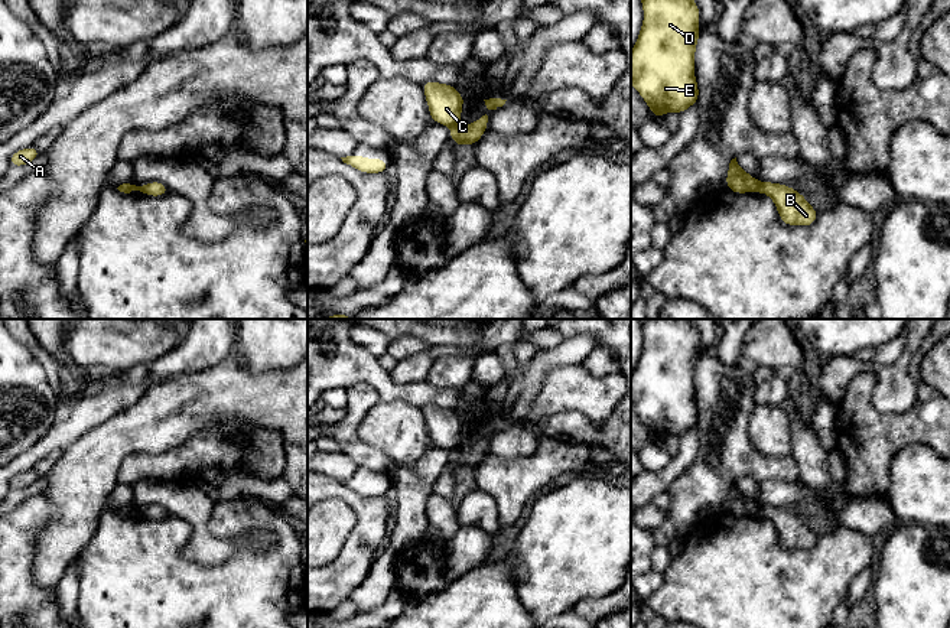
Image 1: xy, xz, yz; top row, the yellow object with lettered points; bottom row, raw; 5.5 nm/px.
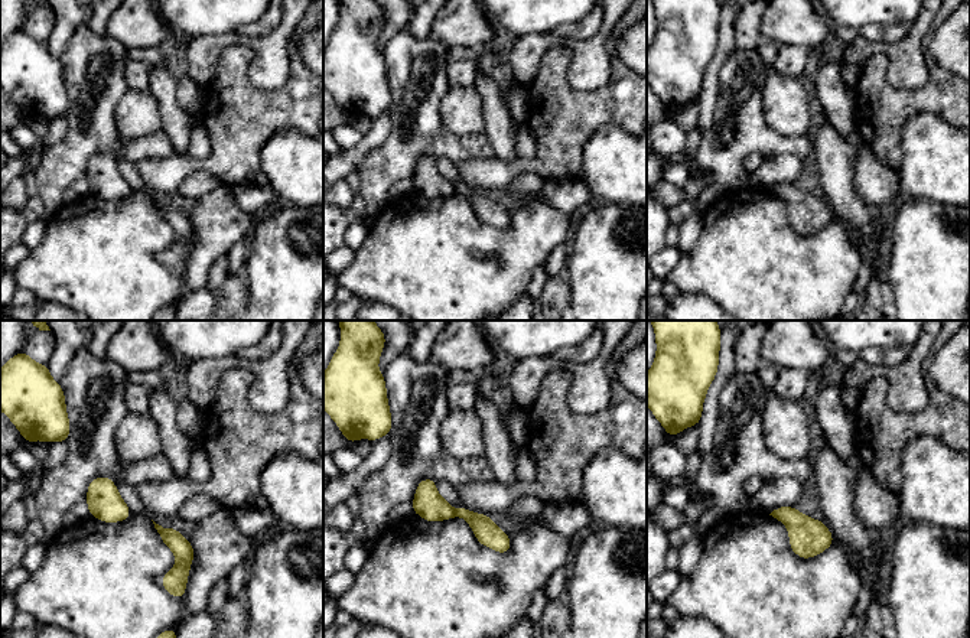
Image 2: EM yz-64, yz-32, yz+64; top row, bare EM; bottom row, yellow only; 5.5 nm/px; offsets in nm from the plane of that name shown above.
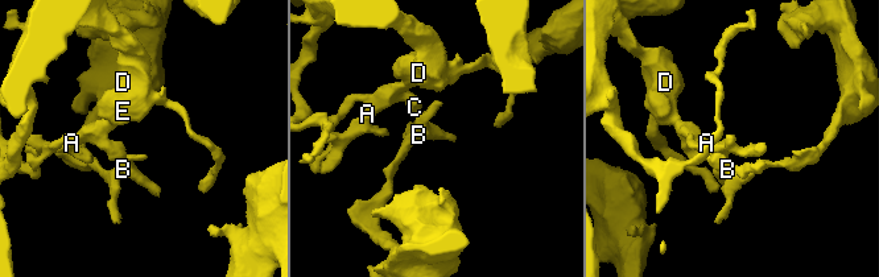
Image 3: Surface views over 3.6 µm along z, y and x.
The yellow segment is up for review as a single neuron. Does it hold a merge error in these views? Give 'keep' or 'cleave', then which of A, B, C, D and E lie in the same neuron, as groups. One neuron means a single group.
cleave | A C D E / B

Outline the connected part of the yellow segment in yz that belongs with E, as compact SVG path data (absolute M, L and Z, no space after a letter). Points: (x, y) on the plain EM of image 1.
M640 319L644 346L631 375L631 407L648 427L654 440L668 435L681 437L699 423L694 401L694 374L699 354L699 332L689 319Z

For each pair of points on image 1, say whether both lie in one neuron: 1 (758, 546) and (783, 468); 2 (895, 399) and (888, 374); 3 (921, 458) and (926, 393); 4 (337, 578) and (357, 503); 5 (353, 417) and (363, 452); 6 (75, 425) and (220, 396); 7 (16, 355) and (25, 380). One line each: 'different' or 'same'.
1: different
2: same
3: different
4: same
5: same
6: different
7: same

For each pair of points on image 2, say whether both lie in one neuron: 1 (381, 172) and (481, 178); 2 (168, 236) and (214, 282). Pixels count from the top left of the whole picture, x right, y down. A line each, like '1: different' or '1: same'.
1: different
2: different

